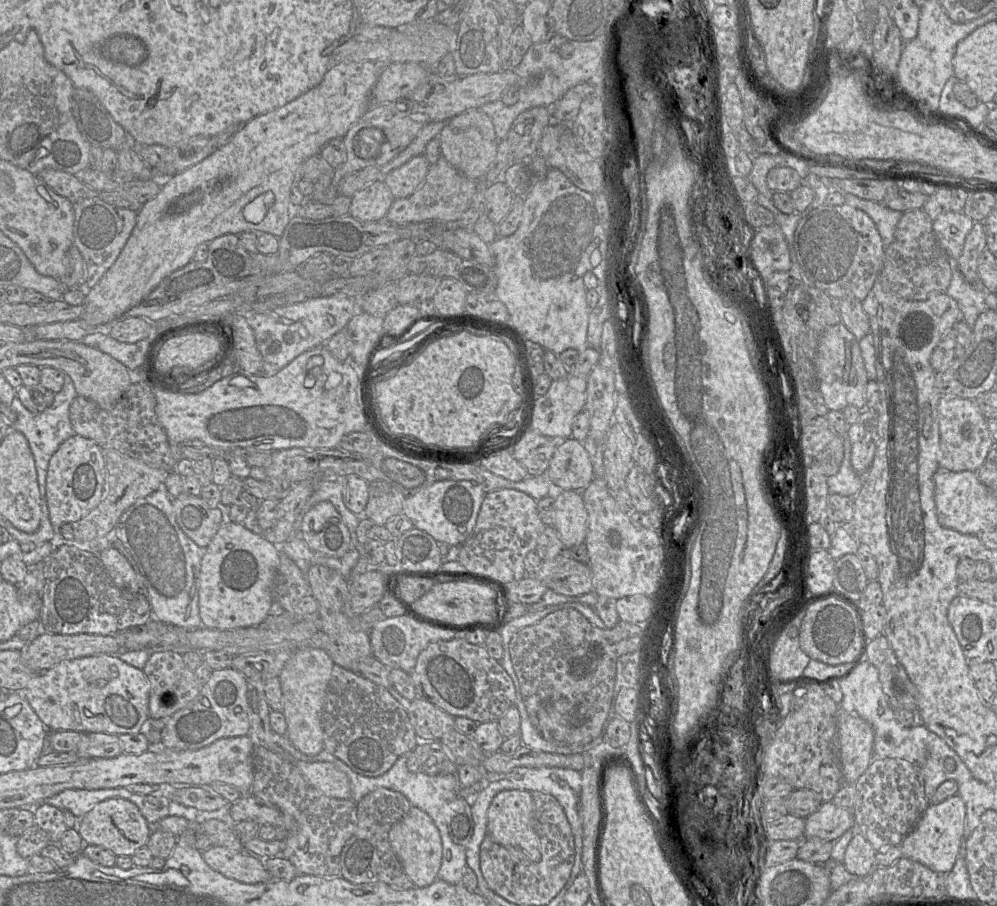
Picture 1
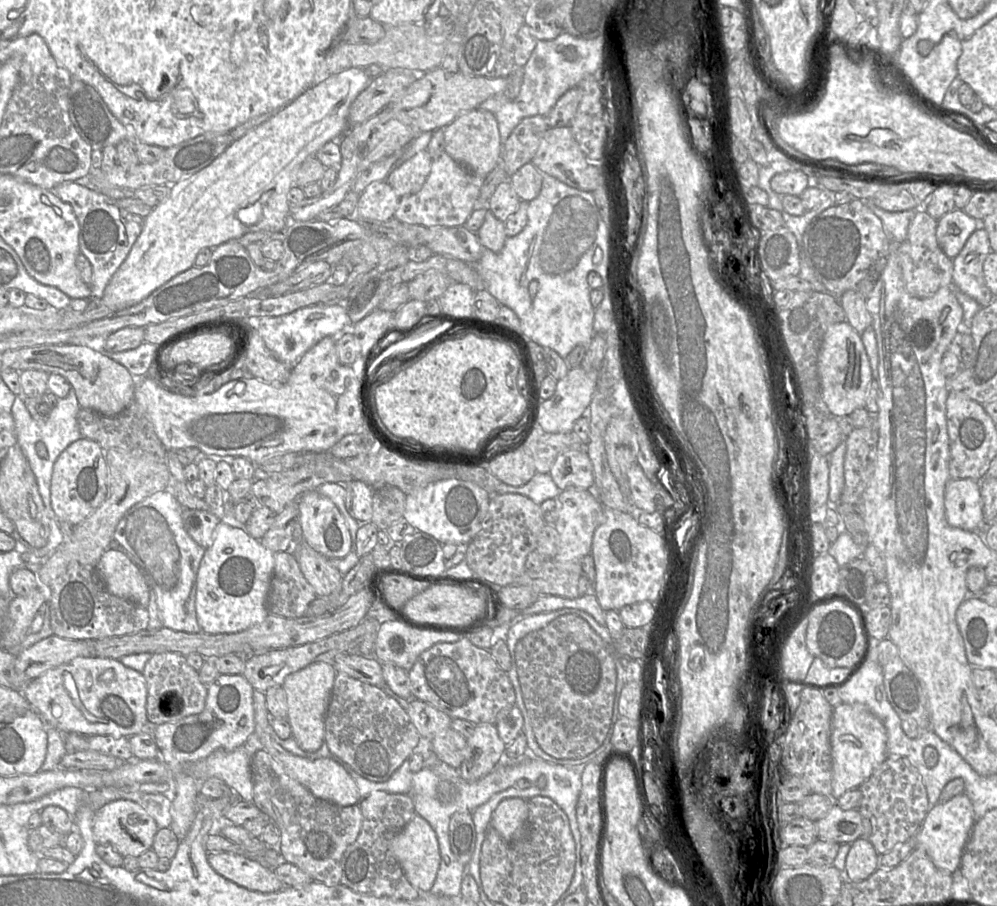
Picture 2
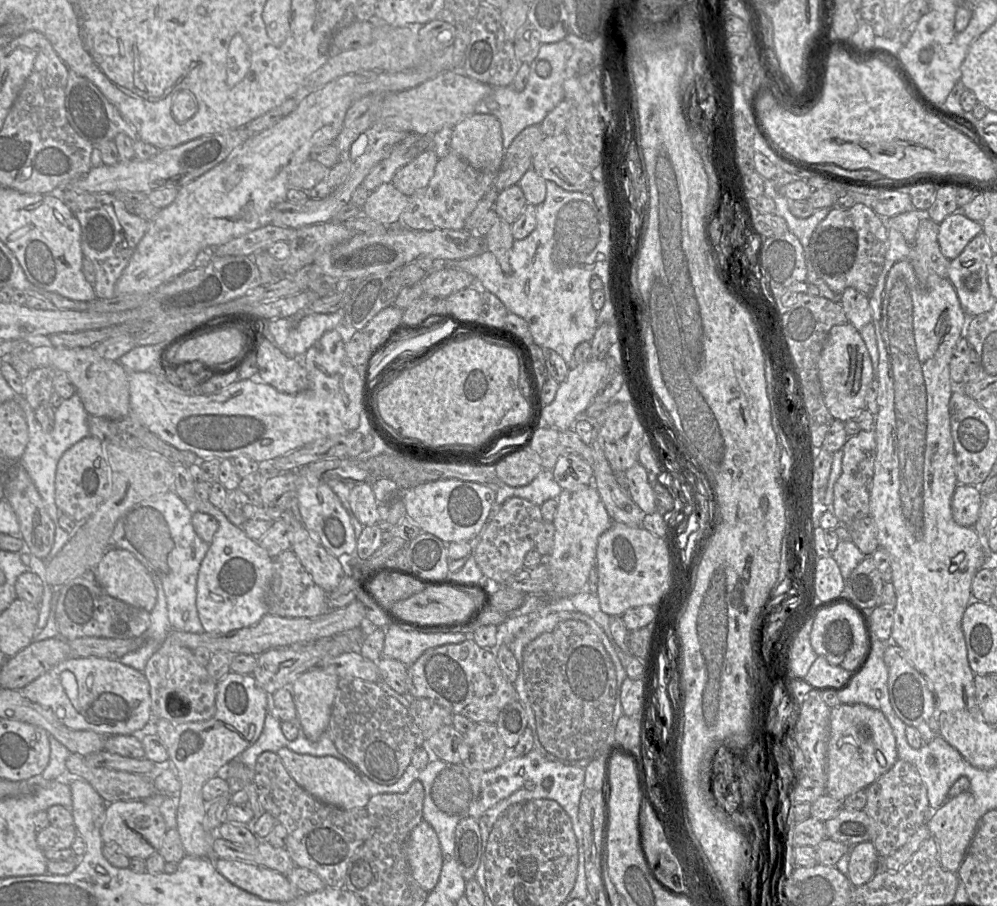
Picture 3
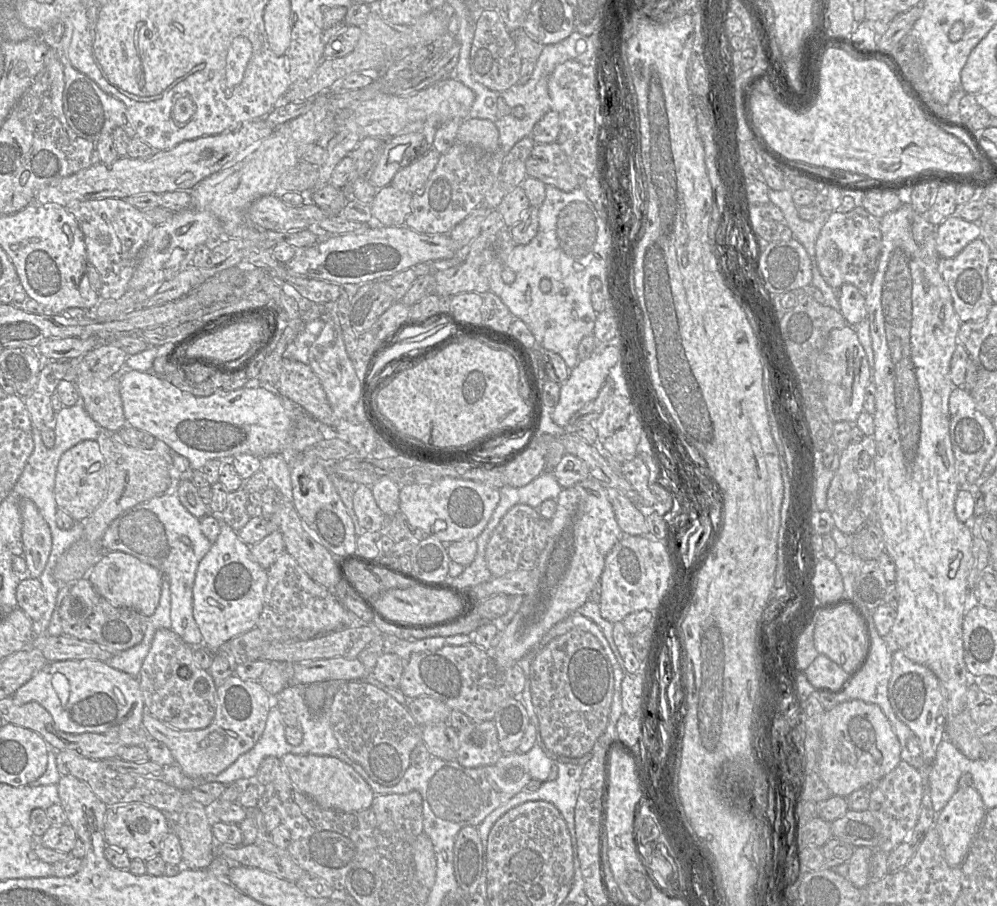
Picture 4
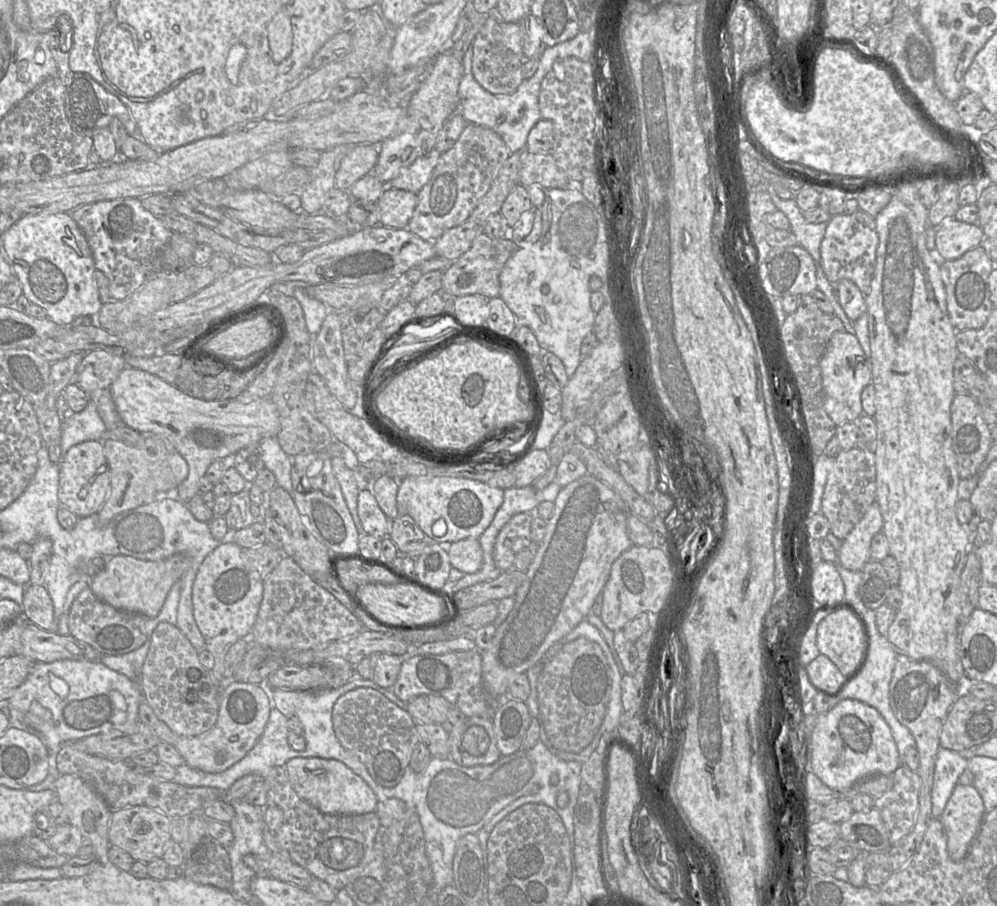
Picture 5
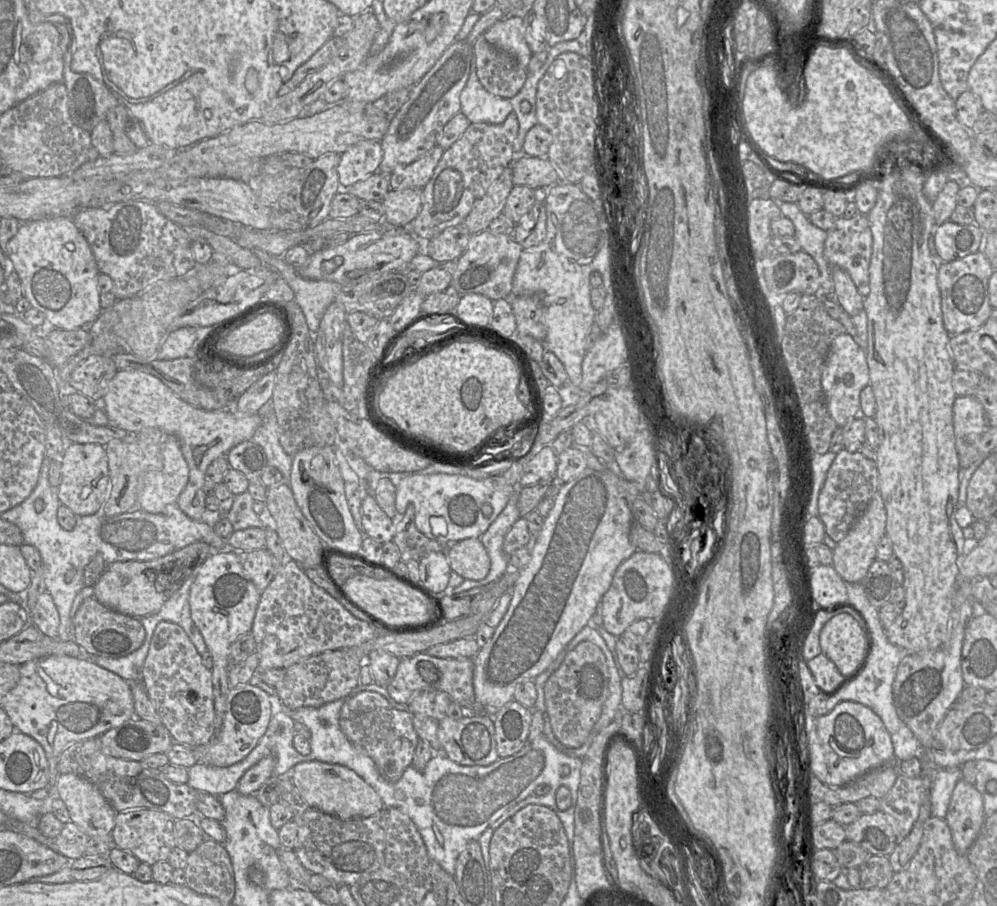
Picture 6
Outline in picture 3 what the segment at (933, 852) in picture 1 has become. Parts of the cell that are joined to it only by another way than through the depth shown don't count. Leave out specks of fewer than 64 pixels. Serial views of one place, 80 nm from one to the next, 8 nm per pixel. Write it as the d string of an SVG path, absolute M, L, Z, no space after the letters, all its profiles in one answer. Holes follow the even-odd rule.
M970 790L954 797L948 797L938 809L931 809L929 807L927 825L930 835L937 843L939 860L944 869L957 873L965 858L981 817L980 808Z

